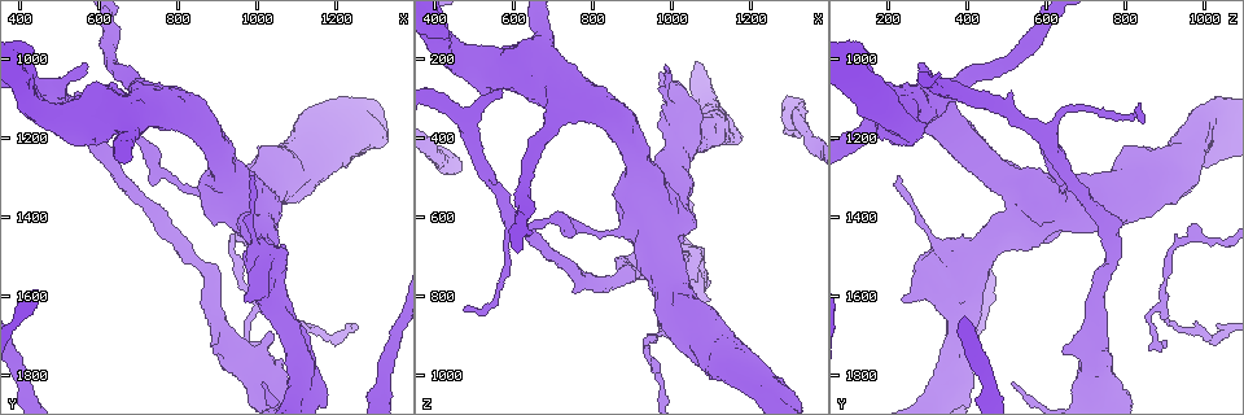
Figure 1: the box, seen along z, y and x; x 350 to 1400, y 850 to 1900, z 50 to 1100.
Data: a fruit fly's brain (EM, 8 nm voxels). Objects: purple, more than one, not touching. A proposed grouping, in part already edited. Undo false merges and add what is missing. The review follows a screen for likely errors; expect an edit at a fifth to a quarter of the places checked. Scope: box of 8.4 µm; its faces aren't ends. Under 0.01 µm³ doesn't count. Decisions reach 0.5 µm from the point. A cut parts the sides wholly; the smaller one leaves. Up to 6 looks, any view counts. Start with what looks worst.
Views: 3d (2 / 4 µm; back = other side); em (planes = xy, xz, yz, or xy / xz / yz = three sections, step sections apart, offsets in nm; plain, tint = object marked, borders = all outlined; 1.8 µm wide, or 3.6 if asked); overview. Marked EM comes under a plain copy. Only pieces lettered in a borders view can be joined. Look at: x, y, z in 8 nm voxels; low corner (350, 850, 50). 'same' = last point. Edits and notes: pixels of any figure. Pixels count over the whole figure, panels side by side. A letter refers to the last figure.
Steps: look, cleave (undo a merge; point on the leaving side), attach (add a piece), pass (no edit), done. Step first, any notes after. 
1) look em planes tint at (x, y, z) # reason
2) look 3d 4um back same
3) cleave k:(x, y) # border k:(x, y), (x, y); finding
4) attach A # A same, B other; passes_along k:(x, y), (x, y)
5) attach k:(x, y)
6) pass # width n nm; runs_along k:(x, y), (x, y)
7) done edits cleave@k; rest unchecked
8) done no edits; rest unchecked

look em planes borders at (625, 1240, 625) # looks like a crossing

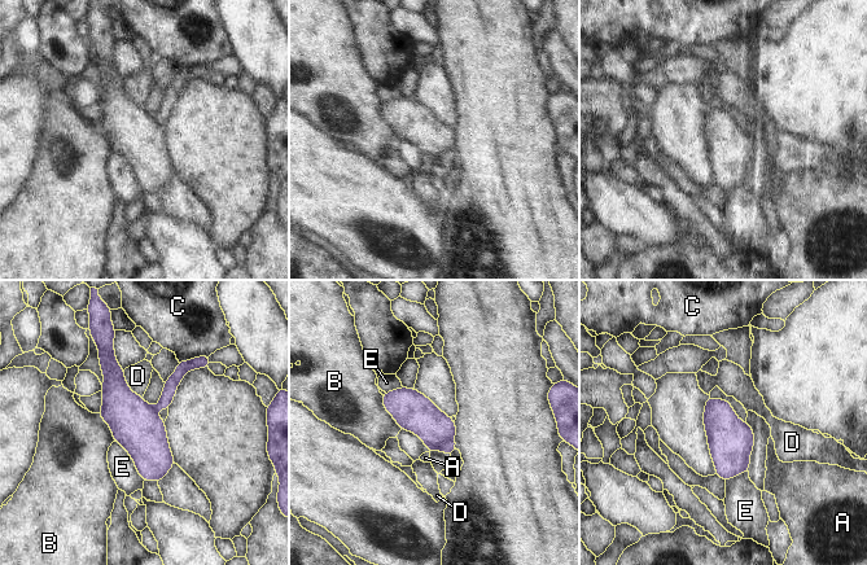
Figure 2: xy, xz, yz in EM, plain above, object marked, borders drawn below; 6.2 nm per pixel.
cleave 2:(416, 414) # width 240 nm; A other, B other, C other, D other, E other; part_leaving 2:(104, 359), (156, 478); a second cell is stuck on

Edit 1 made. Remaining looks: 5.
look overview # redraw

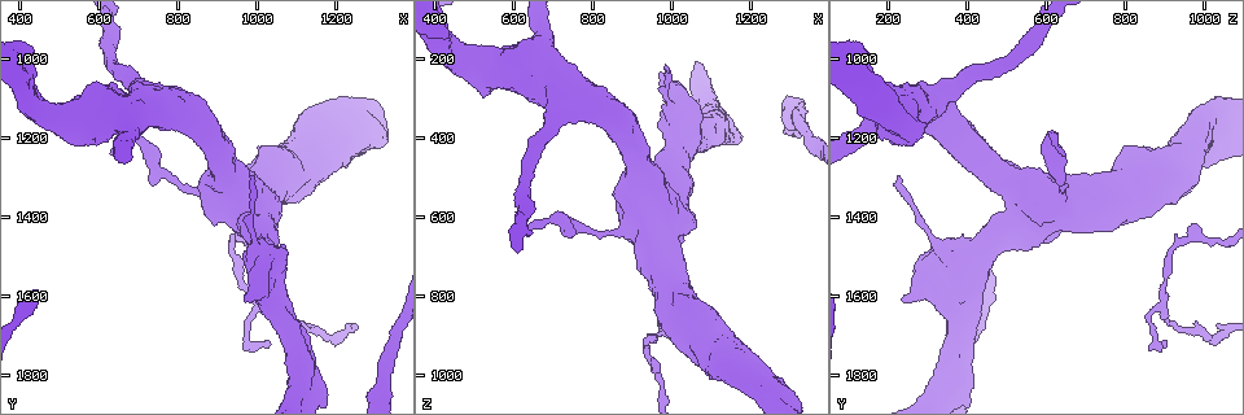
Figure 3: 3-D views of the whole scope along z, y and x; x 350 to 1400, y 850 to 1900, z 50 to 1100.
look 3d 4um at (985, 1300, 225) # branch stops here

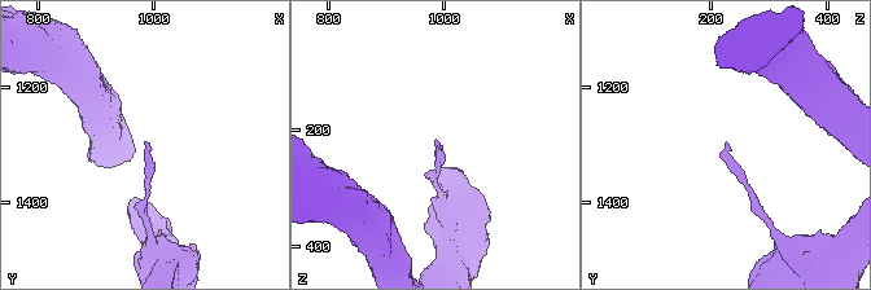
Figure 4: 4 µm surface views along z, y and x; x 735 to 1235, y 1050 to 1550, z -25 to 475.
look em planes tint at (980, 1300, 225)

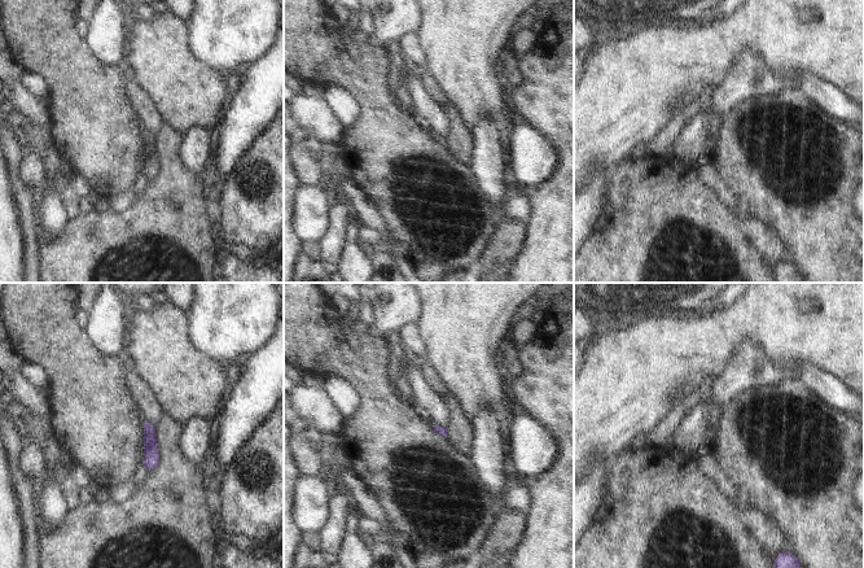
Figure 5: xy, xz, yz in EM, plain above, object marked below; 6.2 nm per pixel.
look em planes borders same # what lies round it

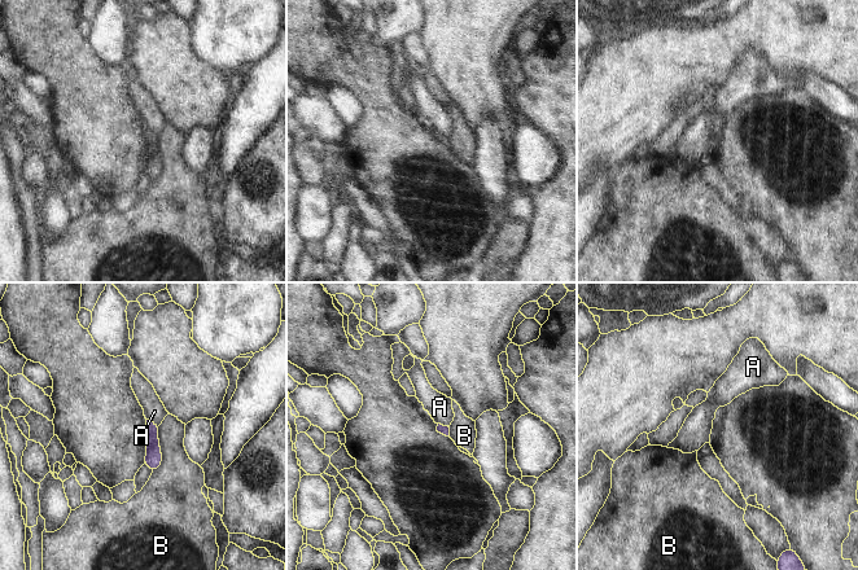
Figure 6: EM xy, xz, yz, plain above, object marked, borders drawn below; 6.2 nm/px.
pass # longest_contact B 300 nm; A other, B other; none of them fits

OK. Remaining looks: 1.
done edits cleave@2; rest unchecked

